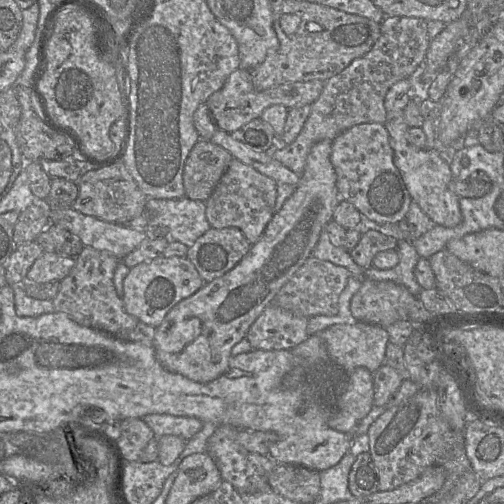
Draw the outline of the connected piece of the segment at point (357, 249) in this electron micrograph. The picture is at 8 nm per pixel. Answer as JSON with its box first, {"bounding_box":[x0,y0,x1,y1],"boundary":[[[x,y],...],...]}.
{"bounding_box":[349,230,398,269],"boundary":[[[377,230],[363,231],[358,244],[349,252],[363,269],[372,266],[374,257],[382,251],[397,249],[398,240]]]}

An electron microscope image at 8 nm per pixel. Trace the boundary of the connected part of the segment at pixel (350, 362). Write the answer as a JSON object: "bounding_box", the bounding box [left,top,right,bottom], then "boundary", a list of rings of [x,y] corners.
{"bounding_box":[317,324,390,372],"boundary":[[[335,324],[317,333],[326,343],[331,360],[341,369],[348,371],[364,367],[375,372],[384,362],[387,344],[390,342],[386,328],[376,324]]]}

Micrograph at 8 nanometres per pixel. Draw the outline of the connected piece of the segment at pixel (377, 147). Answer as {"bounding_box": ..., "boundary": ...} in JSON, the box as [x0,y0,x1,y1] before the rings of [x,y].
{"bounding_box":[330,123,413,223],"boundary":[[[362,123],[340,134],[332,143],[330,160],[336,173],[340,200],[352,203],[361,214],[377,223],[397,223],[405,219],[413,200],[399,169],[395,166],[394,152],[384,124]]]}

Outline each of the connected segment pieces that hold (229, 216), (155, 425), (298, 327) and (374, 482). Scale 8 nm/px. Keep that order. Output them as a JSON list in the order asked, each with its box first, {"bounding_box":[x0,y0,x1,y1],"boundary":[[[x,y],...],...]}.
[{"bounding_box":[206,158,277,245],"boundary":[[[233,158],[206,202],[206,218],[211,228],[238,228],[253,245],[263,235],[275,214],[277,183],[253,167]]]},{"bounding_box":[142,414,204,441],"boundary":[[[149,414],[142,419],[153,431],[154,436],[175,435],[185,441],[188,441],[198,433],[204,423],[195,417],[171,414]]]},{"bounding_box":[246,304,309,350],"boundary":[[[270,304],[250,326],[246,339],[254,350],[289,349],[308,338],[309,319]]]},{"bounding_box":[348,452,379,498],"boundary":[[[369,452],[356,456],[348,476],[348,488],[354,497],[366,498],[378,491],[379,476]]]}]

